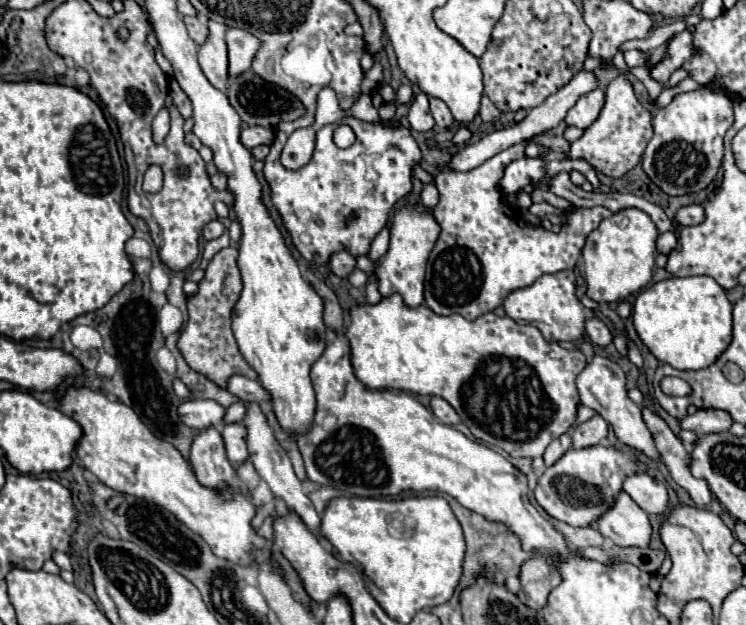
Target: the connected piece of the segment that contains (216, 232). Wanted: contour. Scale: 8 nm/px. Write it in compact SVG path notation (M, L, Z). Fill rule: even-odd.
M214 220L214 222L208 222L208 224L204 226L202 236L204 236L206 240L214 240L214 238L218 238L222 232L224 232L222 222L220 222L220 220Z

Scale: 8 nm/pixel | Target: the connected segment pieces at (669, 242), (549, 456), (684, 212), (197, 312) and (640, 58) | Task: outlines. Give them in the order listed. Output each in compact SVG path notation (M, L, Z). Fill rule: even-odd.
M664 232L664 234L660 234L658 240L656 240L656 250L658 250L660 254L668 254L670 250L676 248L676 244L678 244L678 238L676 238L672 232Z
M562 434L560 438L556 438L556 440L552 440L550 442L550 446L546 448L546 452L544 452L544 462L546 462L546 466L552 466L564 452L568 452L572 448L572 438L570 438L570 434Z
M690 204L690 206L682 206L676 216L674 216L676 224L680 226L694 226L694 224L700 224L704 220L704 208L702 206L696 206L696 204Z
M228 246L228 248L222 248L210 260L206 268L206 276L198 284L198 292L188 296L188 324L184 332L180 332L180 340L178 340L178 350L182 352L188 366L204 374L206 378L210 378L220 388L226 388L228 378L234 374L242 374L250 380L258 378L258 374L242 358L230 328L230 314L242 290L236 256L238 256L238 250Z
M628 50L628 52L624 52L624 58L626 58L628 66L640 66L640 64L646 62L648 54L642 52L642 50Z

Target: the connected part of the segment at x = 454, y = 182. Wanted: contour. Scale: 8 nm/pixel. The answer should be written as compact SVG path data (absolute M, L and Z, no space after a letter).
M526 142L514 144L478 168L468 172L442 170L436 176L440 202L432 210L442 232L428 260L424 298L426 306L436 314L460 314L476 320L480 314L492 312L502 300L518 288L534 284L544 274L572 270L578 264L582 246L592 230L612 212L604 206L572 208L560 232L532 226L518 214L506 196L500 192L500 180L512 160L524 156Z

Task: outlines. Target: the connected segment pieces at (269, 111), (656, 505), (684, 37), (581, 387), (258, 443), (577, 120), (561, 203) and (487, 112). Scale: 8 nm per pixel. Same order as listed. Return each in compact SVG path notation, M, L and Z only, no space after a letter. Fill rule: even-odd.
M252 68L248 72L242 72L234 80L230 80L226 94L228 94L228 100L230 100L232 108L250 126L258 124L258 126L264 126L264 128L276 128L280 122L292 122L292 120L302 118L306 114L304 104L292 92L262 80Z
M632 474L624 478L622 490L646 512L646 514L664 514L668 506L666 484L650 474Z
M680 32L680 34L674 34L674 36L670 36L666 40L666 54L664 54L664 58L658 64L650 64L650 60L648 60L646 68L650 70L650 76L656 82L666 84L670 80L672 72L682 68L684 62L688 62L696 54L698 54L698 48L694 46L692 32Z
M594 356L592 362L576 378L576 386L578 386L578 394L580 394L580 404L596 410L612 426L616 438L622 444L646 454L650 460L660 460L660 452L656 448L652 432L646 428L646 424L642 420L640 406L634 404L628 398L628 394L626 394L626 376L624 376L622 368L616 362L612 362L604 356Z
M248 404L248 414L244 418L244 424L248 428L248 450L250 450L250 460L254 462L254 468L256 472L260 474L260 478L270 486L270 490L280 496L288 508L292 508L294 512L300 514L300 518L304 520L304 524L314 532L318 534L318 526L320 526L320 516L316 514L310 498L302 492L302 482L296 478L294 470L292 470L292 464L290 464L290 458L288 454L280 448L280 444L276 442L270 426L266 424L266 418L262 414L262 408L258 404Z
M592 90L588 94L584 94L566 114L566 124L568 126L576 126L580 130L586 130L588 126L592 126L600 114L604 106L604 92L602 90Z
M536 188L530 196L532 196L532 202L548 202L548 204L560 208L560 210L570 210L570 208L572 208L572 204L570 204L568 200L564 200L564 198L556 196L556 194L552 194L550 190L540 190L540 188Z
M484 94L482 96L482 104L480 104L480 118L484 120L484 122L494 122L494 120L498 120L498 116L500 116L500 110L490 102L490 98Z

